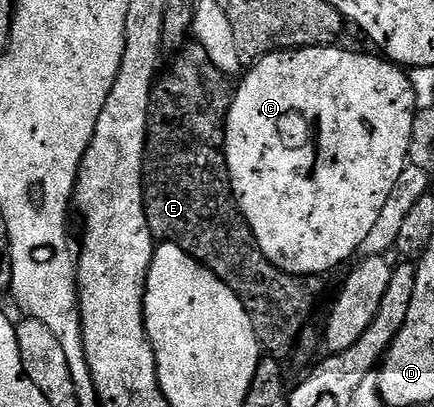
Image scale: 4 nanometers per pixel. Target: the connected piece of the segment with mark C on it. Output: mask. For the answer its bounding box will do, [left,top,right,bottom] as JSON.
[224,44,416,276]

